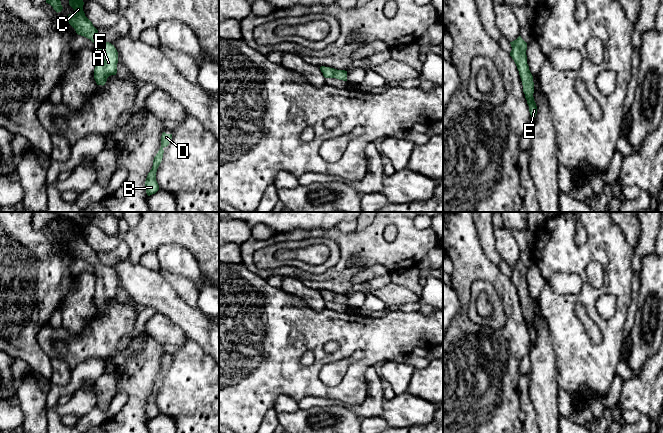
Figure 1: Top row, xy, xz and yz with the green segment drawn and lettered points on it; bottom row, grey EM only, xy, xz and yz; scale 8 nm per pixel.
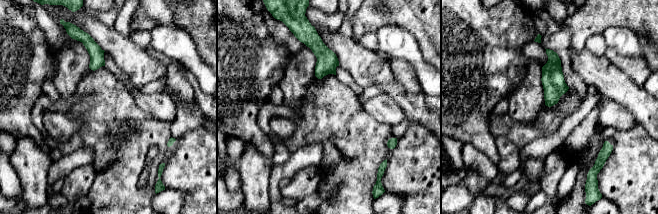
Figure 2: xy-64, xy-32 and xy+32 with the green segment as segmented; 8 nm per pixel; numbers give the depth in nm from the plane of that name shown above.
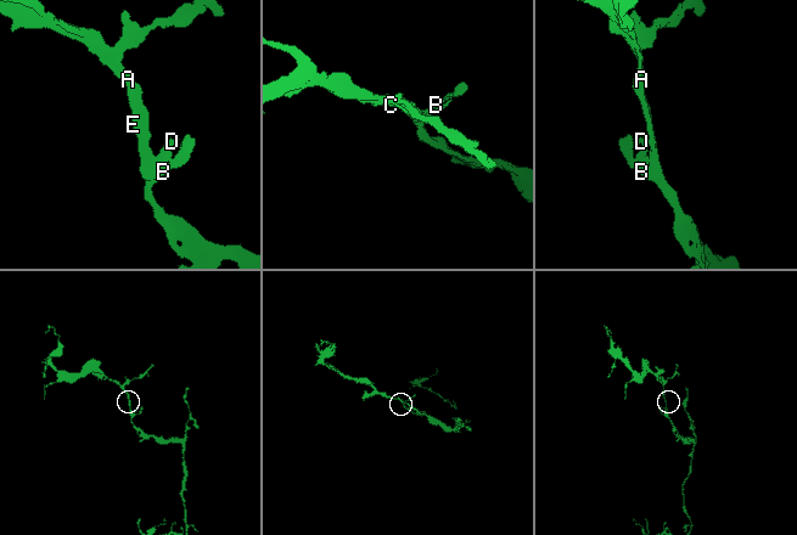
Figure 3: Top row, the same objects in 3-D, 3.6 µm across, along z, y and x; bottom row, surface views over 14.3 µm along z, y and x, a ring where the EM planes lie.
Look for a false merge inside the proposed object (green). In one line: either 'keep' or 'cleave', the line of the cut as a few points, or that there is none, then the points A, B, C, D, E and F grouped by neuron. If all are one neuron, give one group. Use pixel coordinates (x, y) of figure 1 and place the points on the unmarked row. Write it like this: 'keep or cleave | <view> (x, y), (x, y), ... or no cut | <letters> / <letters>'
keep | no cut | A B C D E F

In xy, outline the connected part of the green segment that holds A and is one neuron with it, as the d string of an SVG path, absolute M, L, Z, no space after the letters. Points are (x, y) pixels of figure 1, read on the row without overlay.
M69 220L69 229L74 233L65 243L78 259L90 263L95 269L94 303L97 309L105 309L107 302L117 297L118 276L114 269L99 261L98 254L85 240L82 223Z

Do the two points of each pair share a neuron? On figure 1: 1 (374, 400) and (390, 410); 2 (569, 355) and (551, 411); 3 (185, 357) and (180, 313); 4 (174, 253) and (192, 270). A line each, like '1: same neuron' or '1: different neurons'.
1: different neurons
2: different neurons
3: different neurons
4: same neuron

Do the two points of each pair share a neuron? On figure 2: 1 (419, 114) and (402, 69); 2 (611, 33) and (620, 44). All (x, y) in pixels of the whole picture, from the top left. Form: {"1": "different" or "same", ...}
{"1": "different", "2": "same"}

